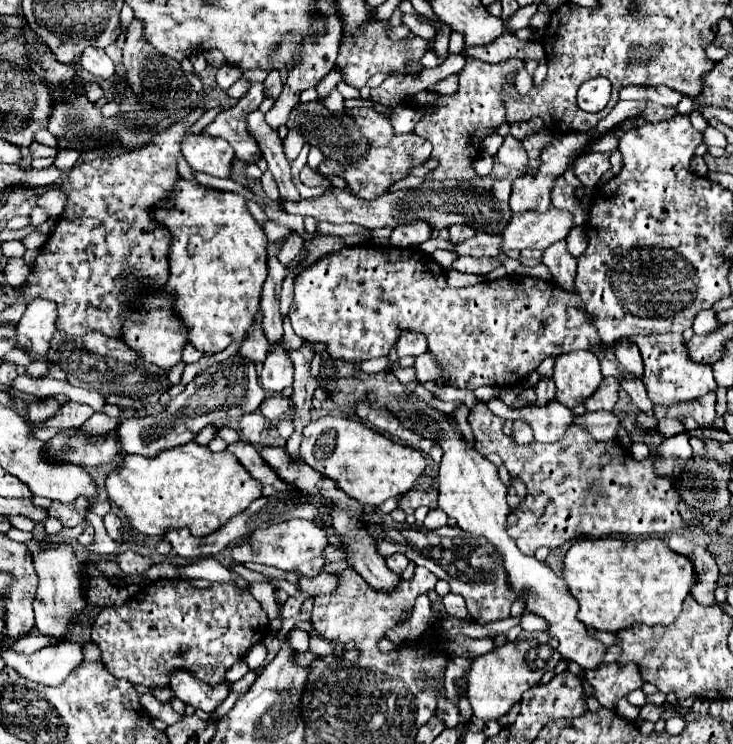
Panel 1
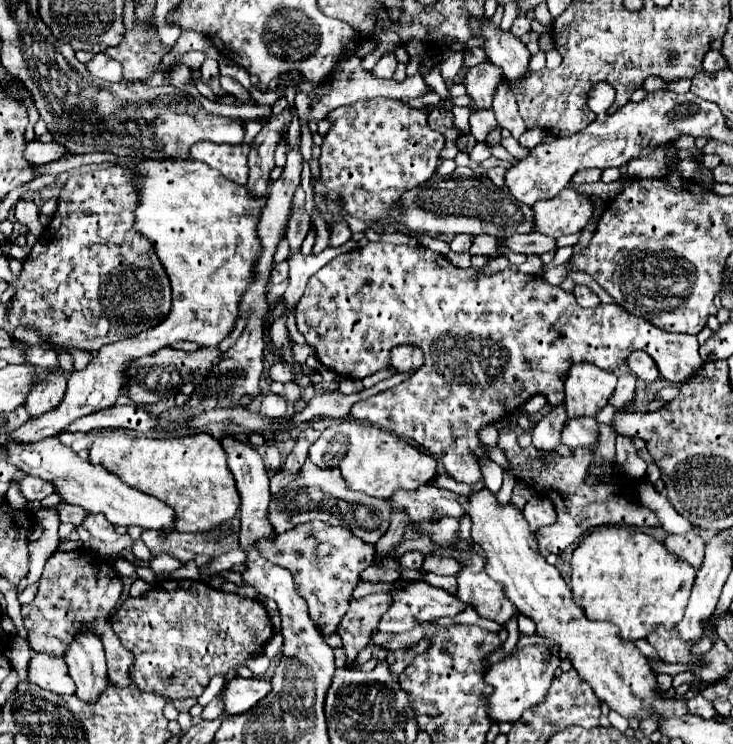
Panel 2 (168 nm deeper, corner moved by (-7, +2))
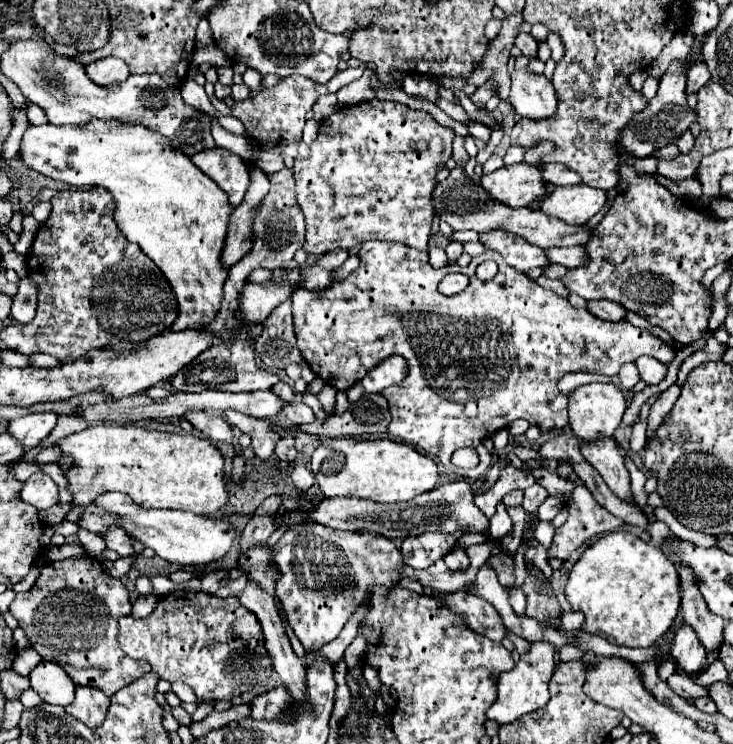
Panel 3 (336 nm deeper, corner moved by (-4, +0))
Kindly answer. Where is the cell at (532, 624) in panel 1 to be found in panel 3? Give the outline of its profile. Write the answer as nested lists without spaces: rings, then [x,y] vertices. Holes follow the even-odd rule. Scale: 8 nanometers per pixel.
[[[508,589],[510,605],[518,617],[526,617],[526,595],[520,589]]]

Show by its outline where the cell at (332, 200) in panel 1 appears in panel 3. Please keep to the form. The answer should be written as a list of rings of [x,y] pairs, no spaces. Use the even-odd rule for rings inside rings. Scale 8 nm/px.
[[[456,165],[448,179],[436,183],[434,193],[432,193],[432,207],[434,213],[440,215],[440,221],[446,221],[452,231],[480,231],[480,233],[488,233],[494,229],[502,229],[508,231],[512,235],[520,235],[522,239],[526,239],[532,245],[538,245],[542,249],[546,247],[566,247],[566,245],[586,245],[590,239],[590,231],[586,231],[584,227],[572,227],[560,219],[552,219],[548,215],[544,215],[542,211],[532,211],[532,209],[514,209],[508,207],[504,203],[496,203],[488,191],[484,191],[484,187],[480,187],[478,181],[466,177],[464,173],[464,165]]]

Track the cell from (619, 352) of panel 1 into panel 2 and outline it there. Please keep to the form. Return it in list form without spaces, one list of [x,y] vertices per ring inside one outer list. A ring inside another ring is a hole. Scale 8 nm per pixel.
[[[633,351],[631,357],[627,359],[627,365],[629,365],[631,373],[637,375],[639,379],[643,379],[645,383],[651,383],[659,377],[659,369],[657,369],[655,361],[651,361],[651,357],[647,357],[647,353],[643,353],[643,351]]]

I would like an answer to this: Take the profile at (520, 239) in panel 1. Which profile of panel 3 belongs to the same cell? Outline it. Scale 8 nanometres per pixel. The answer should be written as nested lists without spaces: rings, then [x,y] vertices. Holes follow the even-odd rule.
[[[580,183],[572,187],[554,187],[552,193],[548,193],[548,197],[542,201],[540,211],[556,219],[564,219],[564,223],[584,225],[604,207],[604,203],[604,189],[594,189]]]

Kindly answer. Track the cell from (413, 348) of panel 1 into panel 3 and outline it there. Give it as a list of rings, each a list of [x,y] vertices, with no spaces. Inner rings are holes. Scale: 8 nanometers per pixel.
[[[390,355],[388,359],[382,359],[368,375],[360,381],[366,393],[378,393],[380,389],[400,383],[408,375],[406,359],[400,355]]]

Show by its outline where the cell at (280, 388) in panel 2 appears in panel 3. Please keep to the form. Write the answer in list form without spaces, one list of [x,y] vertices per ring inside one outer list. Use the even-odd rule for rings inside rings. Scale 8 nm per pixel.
[[[288,401],[284,403],[284,415],[294,423],[294,425],[300,425],[300,423],[312,423],[314,421],[314,413],[308,405],[304,405],[302,401]]]

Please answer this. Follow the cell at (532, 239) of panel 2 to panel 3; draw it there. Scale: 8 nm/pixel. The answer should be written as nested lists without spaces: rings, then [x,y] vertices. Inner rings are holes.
[[[552,247],[552,249],[544,249],[544,255],[550,257],[552,263],[560,263],[564,267],[578,267],[582,265],[586,253],[584,247]]]

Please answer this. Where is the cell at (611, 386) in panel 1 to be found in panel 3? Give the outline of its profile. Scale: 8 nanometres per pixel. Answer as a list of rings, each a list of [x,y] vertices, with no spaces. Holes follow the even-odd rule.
[[[624,363],[622,369],[620,369],[620,373],[618,373],[618,377],[620,377],[620,385],[622,385],[624,389],[632,389],[632,387],[640,381],[638,369],[636,369],[634,363]]]

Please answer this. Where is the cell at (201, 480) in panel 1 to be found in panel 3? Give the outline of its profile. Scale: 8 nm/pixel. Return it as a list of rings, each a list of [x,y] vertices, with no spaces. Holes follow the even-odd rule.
[[[113,423],[90,425],[88,429],[74,433],[66,439],[60,439],[58,445],[62,453],[70,453],[74,457],[76,467],[72,467],[66,475],[70,483],[70,491],[74,495],[74,505],[86,509],[94,501],[96,495],[104,491],[122,491],[132,497],[134,503],[152,509],[178,509],[192,511],[196,515],[214,515],[228,503],[228,487],[224,475],[224,457],[220,449],[196,435],[178,435],[178,433],[160,433],[148,429],[134,429],[131,425]]]

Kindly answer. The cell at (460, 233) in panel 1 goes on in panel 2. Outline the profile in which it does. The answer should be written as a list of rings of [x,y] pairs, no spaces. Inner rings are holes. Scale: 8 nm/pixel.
[[[457,234],[453,237],[453,241],[451,241],[449,245],[451,245],[451,251],[457,251],[457,253],[468,252],[469,247],[472,245],[472,236],[467,234]]]

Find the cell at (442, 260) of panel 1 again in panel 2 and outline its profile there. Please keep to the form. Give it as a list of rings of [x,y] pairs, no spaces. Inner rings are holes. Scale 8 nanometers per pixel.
[[[476,235],[471,246],[471,256],[485,254],[492,257],[498,257],[499,244],[497,239],[490,235]]]

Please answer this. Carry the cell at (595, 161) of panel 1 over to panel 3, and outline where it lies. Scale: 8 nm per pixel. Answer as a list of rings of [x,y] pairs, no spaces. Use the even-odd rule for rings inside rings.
[[[546,163],[544,167],[544,179],[552,185],[578,185],[582,183],[580,175],[560,163]]]

